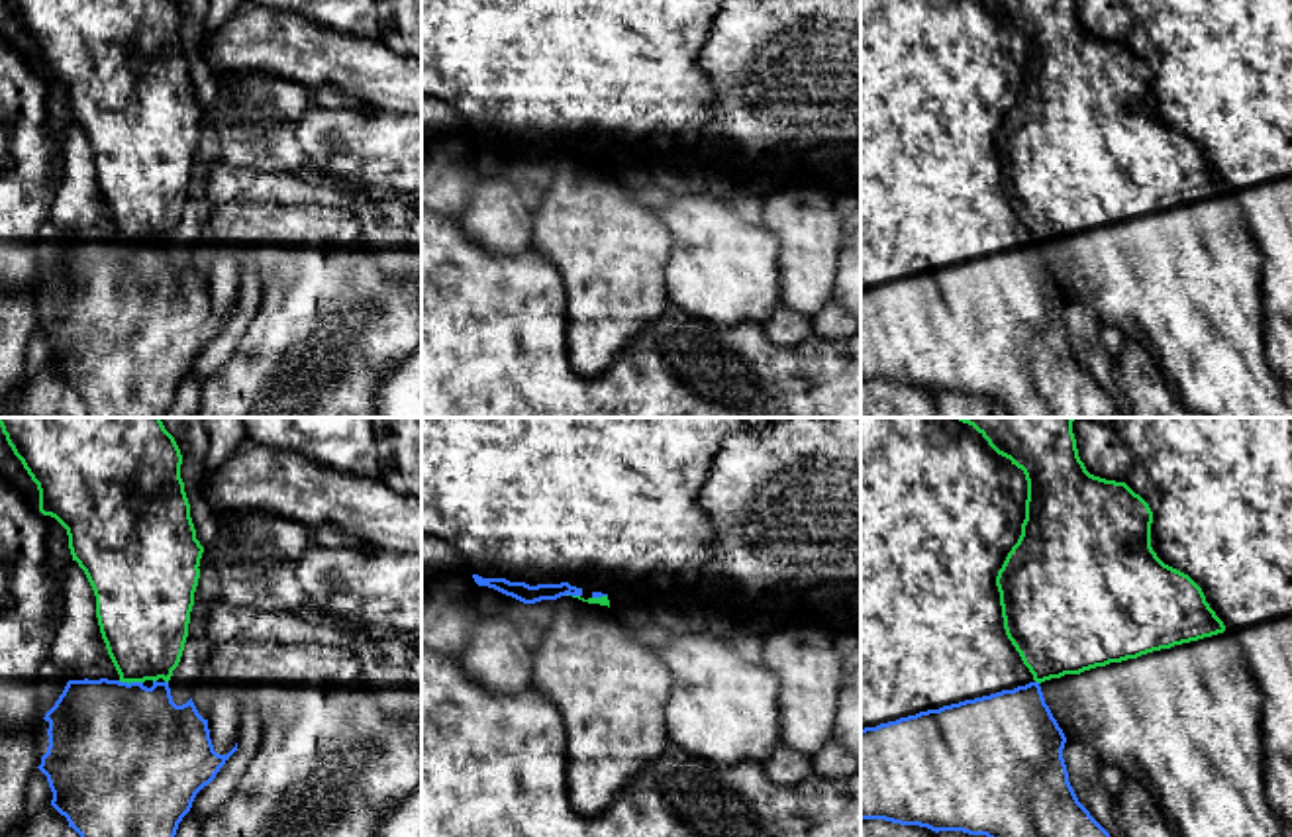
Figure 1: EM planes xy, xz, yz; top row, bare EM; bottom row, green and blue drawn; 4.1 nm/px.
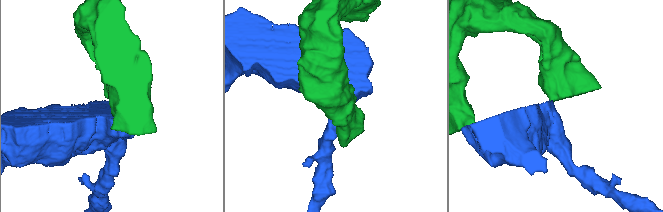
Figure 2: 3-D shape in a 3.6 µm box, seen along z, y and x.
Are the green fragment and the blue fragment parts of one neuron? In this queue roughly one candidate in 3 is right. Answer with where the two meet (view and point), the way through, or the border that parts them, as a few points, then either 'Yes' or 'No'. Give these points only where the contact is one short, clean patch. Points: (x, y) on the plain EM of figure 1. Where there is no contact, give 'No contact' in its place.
Touches green at xy (130, 242). Boundary: xy (118, 242), (142, 244). No

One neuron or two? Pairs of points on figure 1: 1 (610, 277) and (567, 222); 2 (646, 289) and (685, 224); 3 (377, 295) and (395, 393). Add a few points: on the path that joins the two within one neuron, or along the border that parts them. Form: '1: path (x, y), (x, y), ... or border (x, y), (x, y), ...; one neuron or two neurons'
1: path (608, 263), (581, 236); one neuron
2: border (655, 212), (671, 236), (665, 269), (669, 293); two neurons
3: border (400, 359), (381, 381), (375, 396); two neurons

